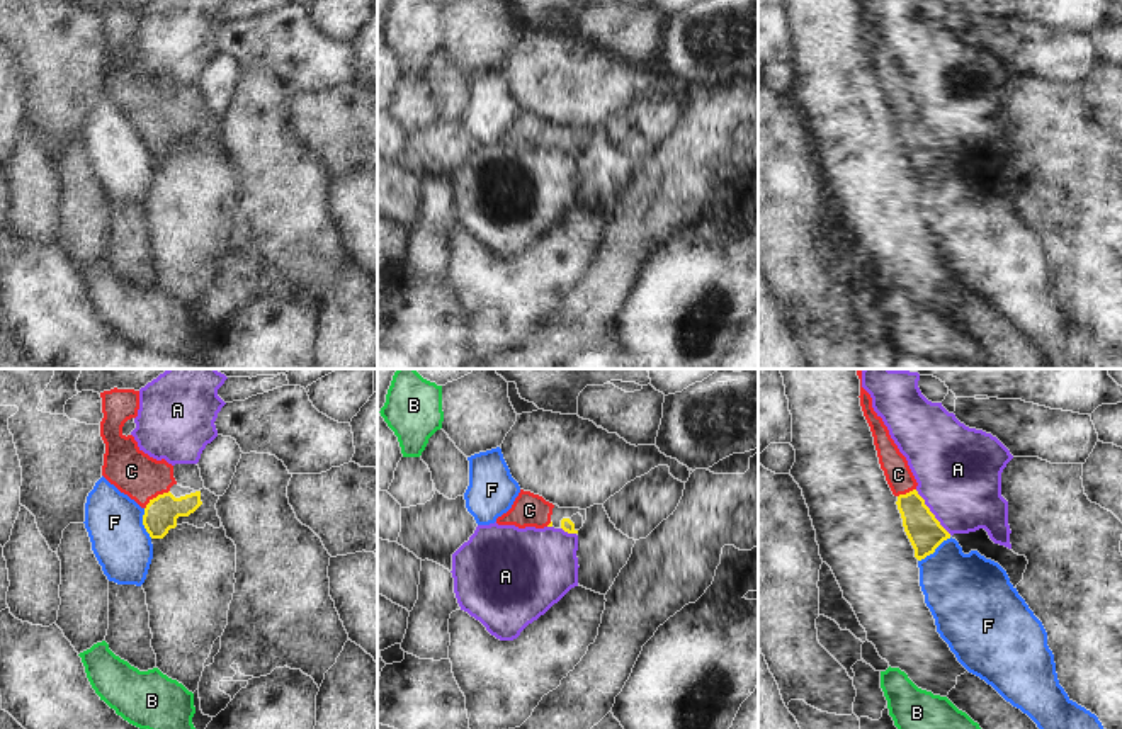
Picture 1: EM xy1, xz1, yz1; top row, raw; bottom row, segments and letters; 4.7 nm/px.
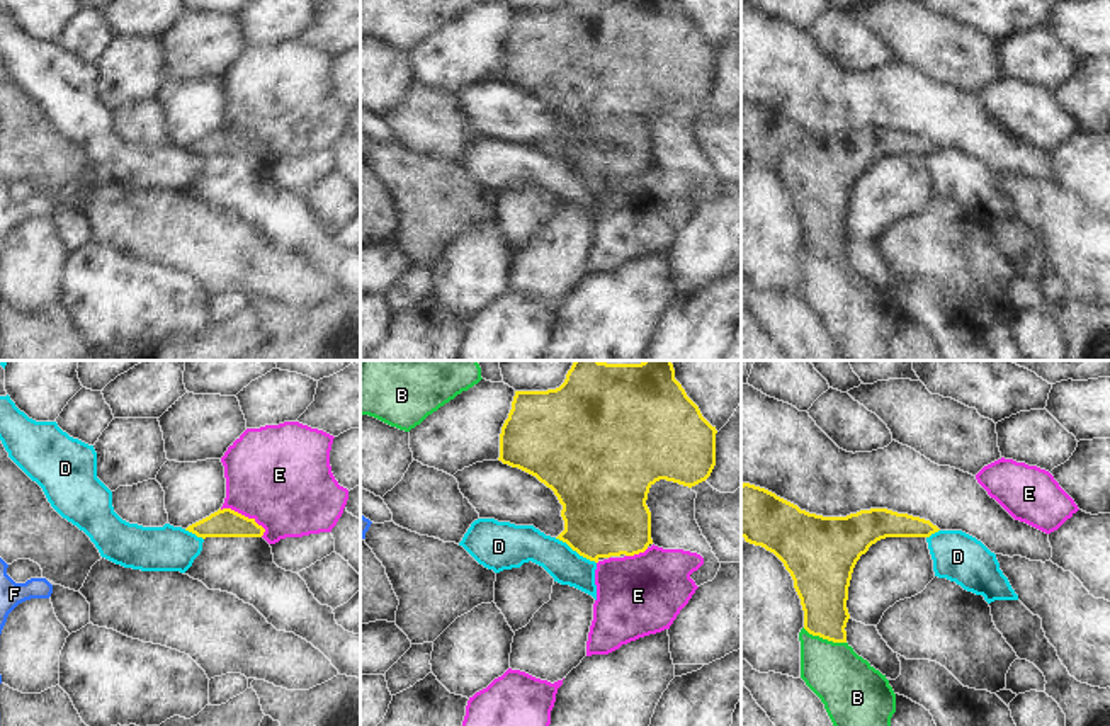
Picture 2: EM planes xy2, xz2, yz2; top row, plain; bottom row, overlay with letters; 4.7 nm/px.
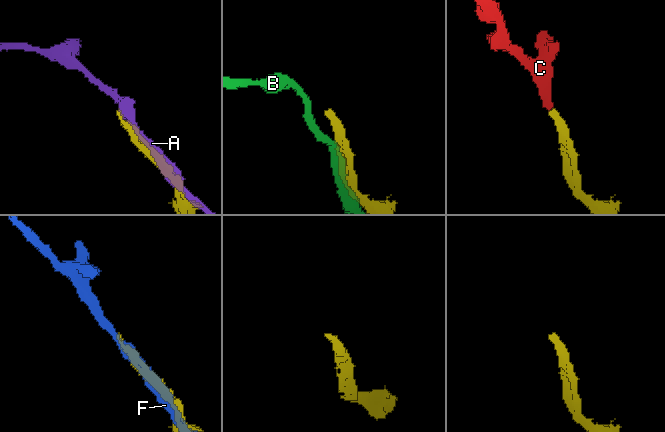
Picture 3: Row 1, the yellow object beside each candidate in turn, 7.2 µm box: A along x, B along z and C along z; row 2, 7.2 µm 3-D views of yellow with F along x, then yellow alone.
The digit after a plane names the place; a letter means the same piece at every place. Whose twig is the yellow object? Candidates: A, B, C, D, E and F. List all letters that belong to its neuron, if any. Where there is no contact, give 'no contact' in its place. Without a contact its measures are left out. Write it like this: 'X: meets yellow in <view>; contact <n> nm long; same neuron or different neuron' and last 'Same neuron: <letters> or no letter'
A: meets yellow in yz1; contact 280 nm long; different neuron
B: meets yellow in yz2; contact 220 nm long; different neuron
C: meets yellow in xy1; contact 150 nm long; same neuron
D: meets yellow in xz2; contact 240 nm long; different neuron
E: meets yellow in xy2; contact 240 nm long; different neuron
F: meets yellow in yz1; contact 200 nm long; different neuron
Same neuron: C

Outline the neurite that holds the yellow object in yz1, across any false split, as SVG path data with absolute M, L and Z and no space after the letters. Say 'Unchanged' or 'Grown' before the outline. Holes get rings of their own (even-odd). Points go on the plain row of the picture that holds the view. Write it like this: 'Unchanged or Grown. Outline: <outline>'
Grown. Outline: M862 0L858 17L874 56L881 88L884 90L892 114L898 117L896 124L903 138L904 151L915 168L915 177L921 180L933 173L944 160L950 158L950 153L940 144L925 124L925 119L918 114L918 102L908 85L908 80L891 58L882 37L874 31L872 17L862 7Z

